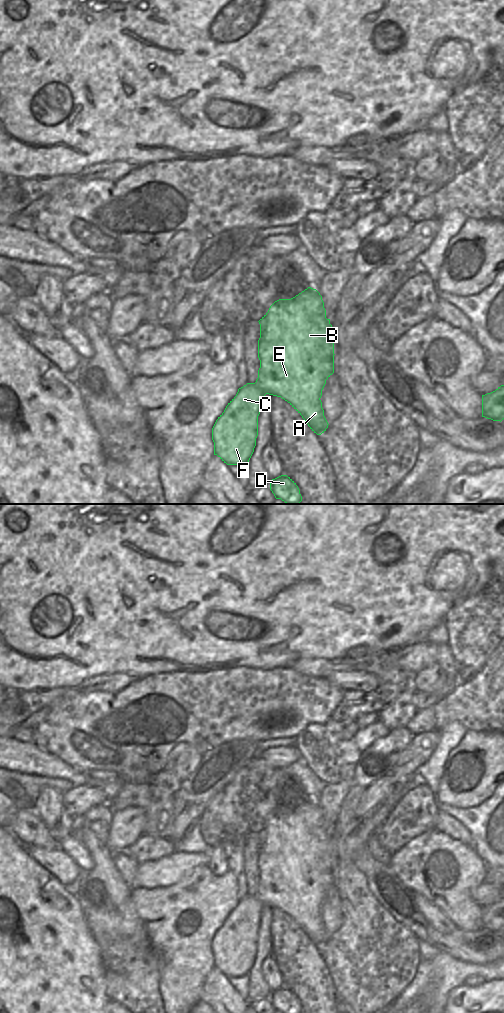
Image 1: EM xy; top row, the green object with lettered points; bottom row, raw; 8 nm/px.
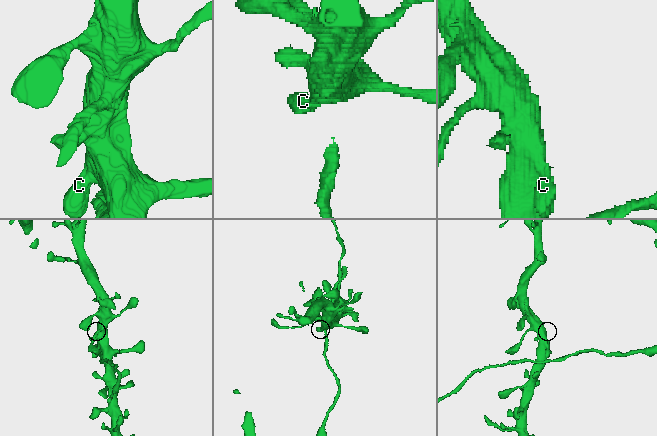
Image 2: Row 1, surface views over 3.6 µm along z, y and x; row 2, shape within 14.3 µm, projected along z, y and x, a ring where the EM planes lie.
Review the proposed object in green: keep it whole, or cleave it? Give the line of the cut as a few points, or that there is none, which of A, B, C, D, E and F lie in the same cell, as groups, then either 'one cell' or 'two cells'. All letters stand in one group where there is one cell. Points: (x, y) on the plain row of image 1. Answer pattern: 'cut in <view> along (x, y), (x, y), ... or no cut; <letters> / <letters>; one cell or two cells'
no cut; A B C D E F; one cell

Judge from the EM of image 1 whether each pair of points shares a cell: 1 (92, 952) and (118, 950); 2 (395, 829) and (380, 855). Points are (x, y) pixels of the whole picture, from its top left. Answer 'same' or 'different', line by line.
1: different
2: different

